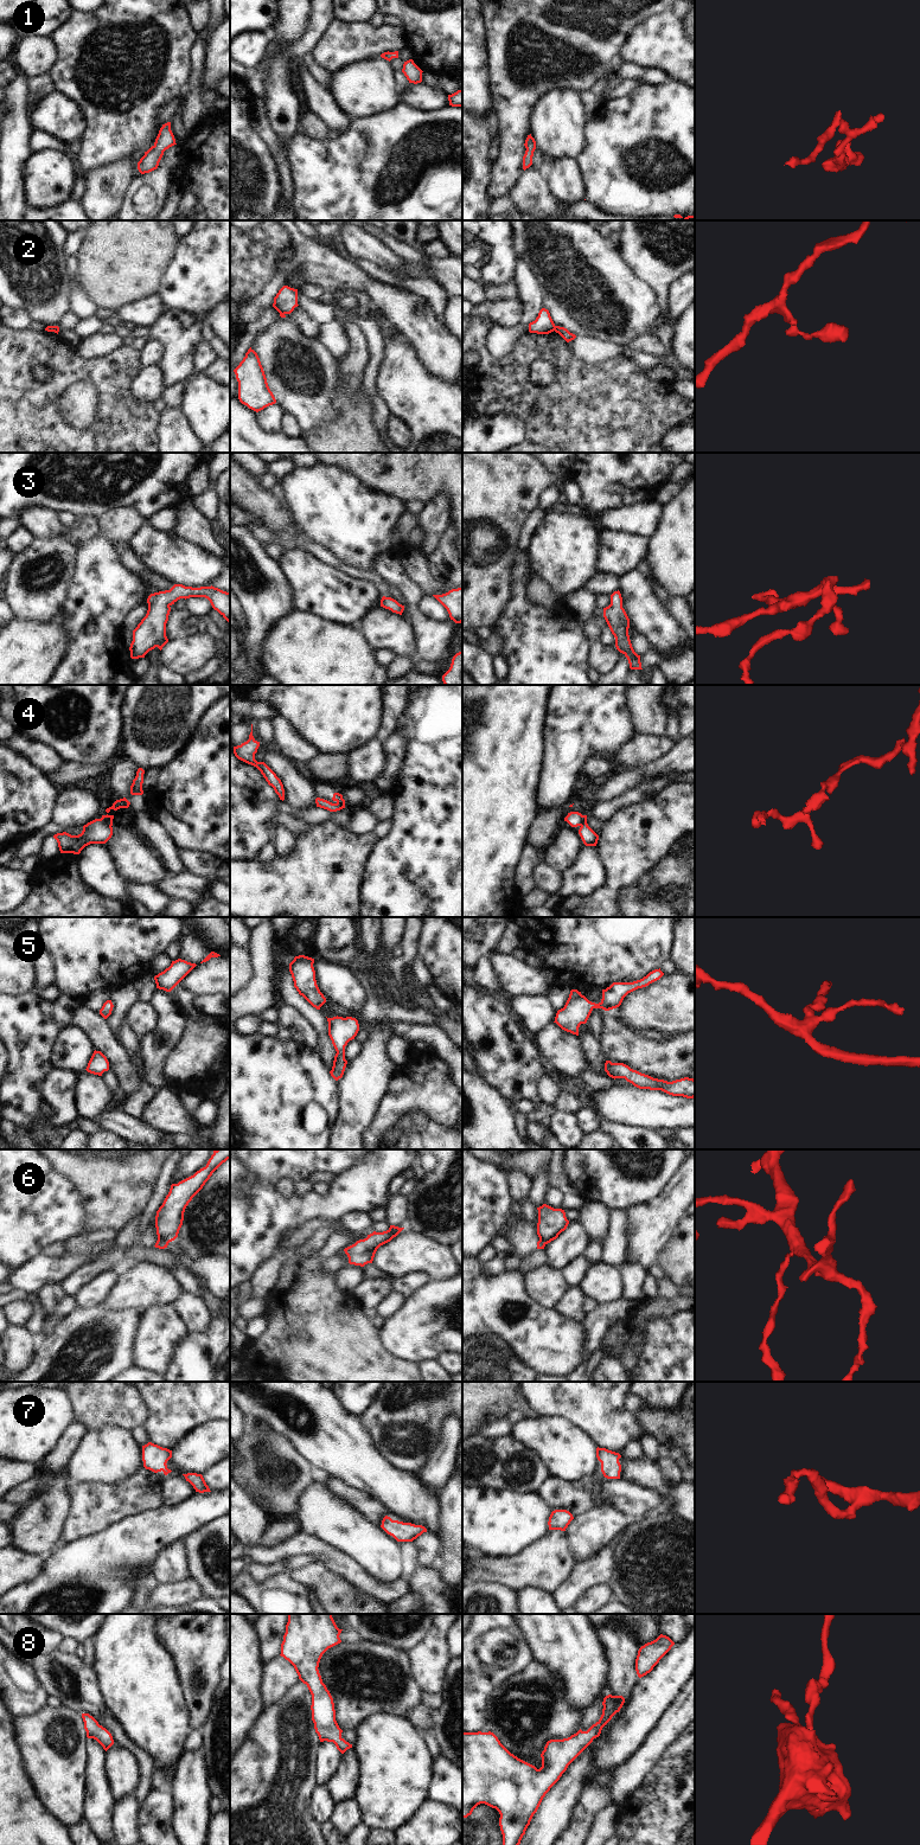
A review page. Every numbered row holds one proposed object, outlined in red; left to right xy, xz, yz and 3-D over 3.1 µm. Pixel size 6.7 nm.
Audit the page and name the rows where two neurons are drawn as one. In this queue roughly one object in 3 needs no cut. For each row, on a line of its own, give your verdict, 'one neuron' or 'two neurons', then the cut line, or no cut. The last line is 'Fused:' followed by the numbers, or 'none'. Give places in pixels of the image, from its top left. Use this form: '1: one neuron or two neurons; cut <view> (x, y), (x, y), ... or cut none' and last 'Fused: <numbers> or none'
1: one neuron; cut none
2: two neurons; cut yz (554, 326), (555, 330)
3: one neuron; cut none
4: two neurons; cut xy (100, 819), (110, 826)
5: one neuron; cut none
6: two neurons; cut xy (158, 1240), (168, 1242)
7: one neuron; cut none
8: one neuron; cut none
Fused: 2, 4, 6

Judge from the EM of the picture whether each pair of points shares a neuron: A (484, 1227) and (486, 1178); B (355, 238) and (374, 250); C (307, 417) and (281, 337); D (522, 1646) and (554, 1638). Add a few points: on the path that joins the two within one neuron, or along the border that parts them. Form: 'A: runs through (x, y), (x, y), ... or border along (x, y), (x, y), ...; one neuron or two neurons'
A: runs through (484, 1215), (484, 1190); one neuron
B: runs through (359, 243), (369, 248); one neuron
C: runs through (307, 397), (304, 376), (288, 357); one neuron
D: border along (519, 1632), (534, 1659); two neurons

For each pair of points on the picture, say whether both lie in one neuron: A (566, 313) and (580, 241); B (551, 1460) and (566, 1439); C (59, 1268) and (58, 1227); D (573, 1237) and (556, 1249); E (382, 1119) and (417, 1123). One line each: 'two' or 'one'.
A: one
B: one
C: two
D: one
E: one

